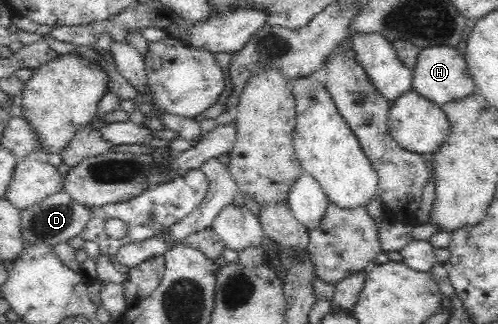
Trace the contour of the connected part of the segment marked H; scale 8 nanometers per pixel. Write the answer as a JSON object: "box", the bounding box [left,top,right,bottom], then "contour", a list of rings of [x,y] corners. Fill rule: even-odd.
{"box":[411,46,475,108],"contour":[[[429,46],[419,50],[415,66],[411,69],[411,90],[422,94],[430,101],[435,102],[440,108],[471,93],[475,92],[475,83],[470,75],[465,60],[456,47],[452,46]]]}

